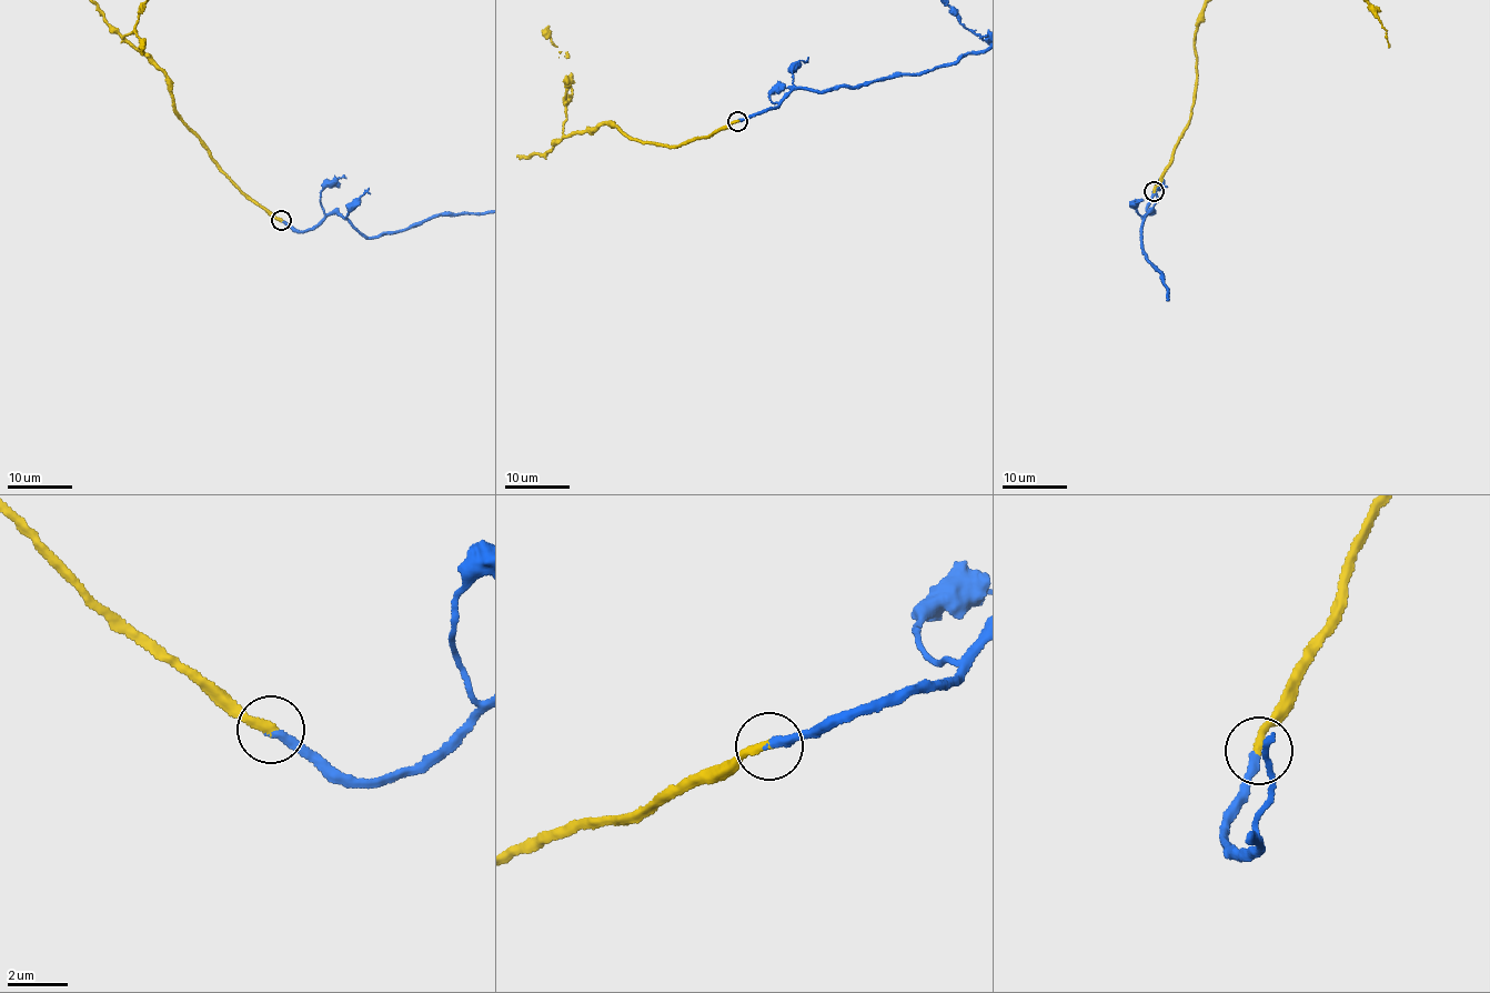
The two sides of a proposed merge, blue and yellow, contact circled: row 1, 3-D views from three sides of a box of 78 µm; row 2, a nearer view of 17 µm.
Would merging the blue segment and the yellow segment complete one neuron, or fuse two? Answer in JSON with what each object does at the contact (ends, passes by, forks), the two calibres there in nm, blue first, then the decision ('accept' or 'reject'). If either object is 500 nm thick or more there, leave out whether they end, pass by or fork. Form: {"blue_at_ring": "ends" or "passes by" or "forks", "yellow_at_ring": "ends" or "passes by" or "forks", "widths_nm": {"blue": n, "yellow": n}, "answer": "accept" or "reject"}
{"blue_at_ring": "ends", "yellow_at_ring": "ends", "widths_nm": {"blue": 300, "yellow": 320}, "answer": "accept"}

